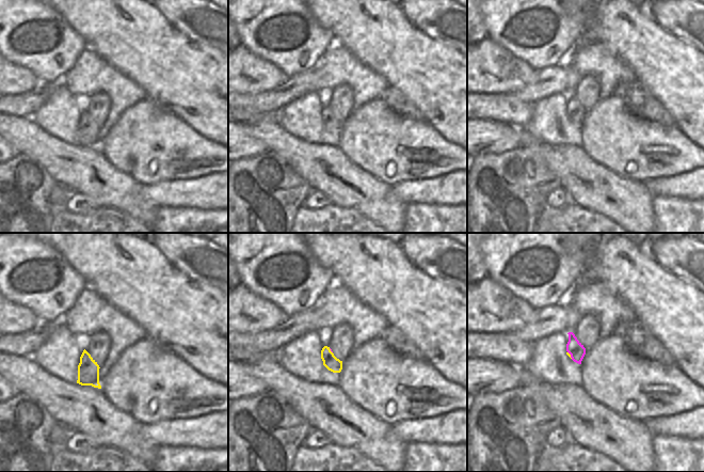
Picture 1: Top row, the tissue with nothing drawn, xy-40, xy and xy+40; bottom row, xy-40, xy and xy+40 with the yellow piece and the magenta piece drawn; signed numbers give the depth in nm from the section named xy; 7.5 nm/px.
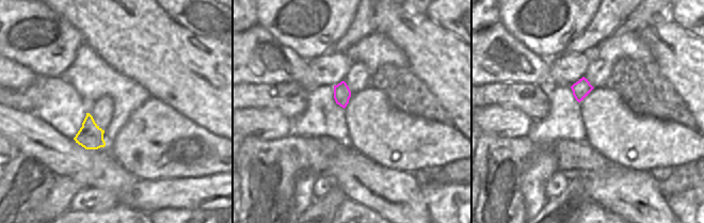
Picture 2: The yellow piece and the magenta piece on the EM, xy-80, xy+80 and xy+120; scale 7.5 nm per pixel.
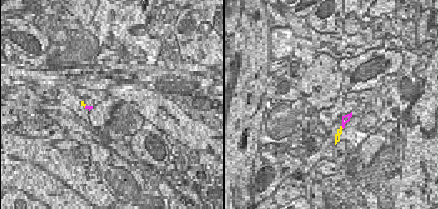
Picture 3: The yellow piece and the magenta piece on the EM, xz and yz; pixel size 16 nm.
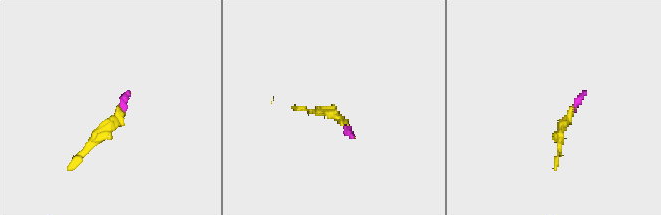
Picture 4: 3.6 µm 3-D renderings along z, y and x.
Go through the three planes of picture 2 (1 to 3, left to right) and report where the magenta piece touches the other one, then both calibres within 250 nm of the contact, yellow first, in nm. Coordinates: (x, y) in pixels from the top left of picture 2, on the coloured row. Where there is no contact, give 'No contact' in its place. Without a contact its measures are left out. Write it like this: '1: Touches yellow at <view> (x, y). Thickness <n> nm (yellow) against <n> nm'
1: No contact
2: No contact
3: No contact

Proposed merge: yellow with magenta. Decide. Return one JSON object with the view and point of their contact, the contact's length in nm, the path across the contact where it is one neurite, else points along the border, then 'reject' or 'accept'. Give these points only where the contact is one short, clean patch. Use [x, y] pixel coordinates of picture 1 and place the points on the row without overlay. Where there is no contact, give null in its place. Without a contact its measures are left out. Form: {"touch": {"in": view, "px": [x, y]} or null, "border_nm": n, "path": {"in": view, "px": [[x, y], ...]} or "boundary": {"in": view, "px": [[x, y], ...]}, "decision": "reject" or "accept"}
{"touch": {"in": "xy+40", "px": [570, 115]}, "border_nm": 70, "decision": "accept"}

